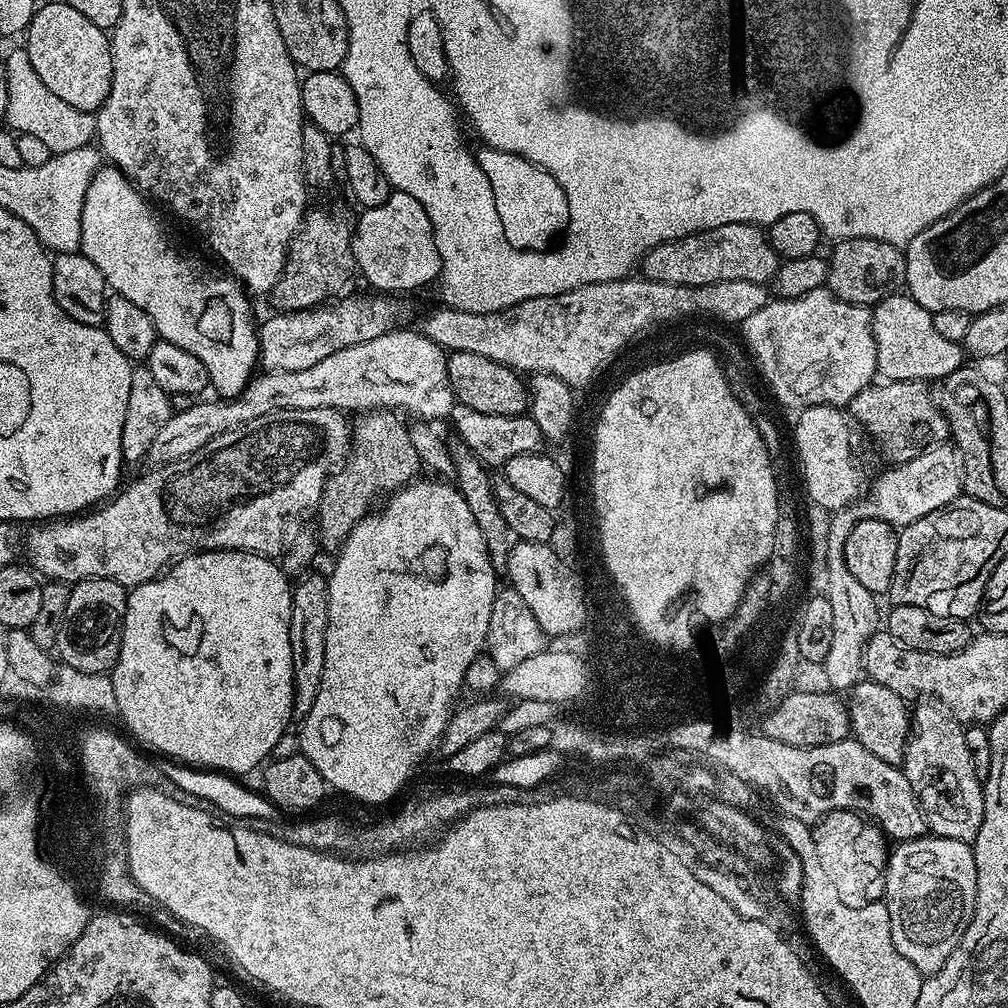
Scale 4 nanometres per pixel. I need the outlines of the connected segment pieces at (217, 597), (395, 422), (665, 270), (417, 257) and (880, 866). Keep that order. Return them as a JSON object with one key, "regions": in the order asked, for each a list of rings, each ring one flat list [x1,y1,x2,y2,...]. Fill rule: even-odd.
{"regions":[[[226,550,225,552,193,552,186,556,181,556,175,561,163,574,156,577,155,580,139,584,137,588,128,592,128,601,126,602,126,610,124,611,124,623,120,630,120,649,118,650,118,658,116,665,111,670,111,677,114,686,114,695,117,699,117,710,119,719,124,719,124,724,141,740,144,744,149,744,152,748,157,748,165,757,175,758,177,761,183,762,189,766,199,766,201,769,215,770,220,773,240,774,238,772,252,772,261,767,272,756,274,746,278,740,289,731,288,723,294,720,292,711,292,703,294,702,294,662,290,658,290,610,292,609,292,584,289,577,284,575,283,567,275,559,259,556,253,552,235,552,234,550]],[[373,408,364,410,351,421,352,442,350,445,350,455,347,461,333,471,328,477,324,493,320,499,320,506,314,513,314,520,320,523,320,532,318,531,318,540,321,545,324,544,332,550,339,549,344,543,344,539,358,526,362,517,369,515,373,511,376,499,387,497,396,491,397,488,404,487,405,484,412,483,421,475,422,465,414,445,410,442,408,433,409,425,400,421,401,417,395,411,386,408]],[[734,222,705,232,695,232,681,240,659,244,654,251,644,256,642,276,654,282,681,284,691,288,735,280,767,285,775,277,781,263,781,257,772,249,763,227]],[[393,191,392,195,386,198,386,202,382,202,382,206,374,206,373,208,365,208,359,213,360,221,357,219,354,224,352,234,352,249,354,250,354,258,356,259,356,267,359,275,365,276,370,283,373,284,375,291,380,294,401,294,400,292,412,292,415,288,424,288,428,283,439,281,440,267,442,266,442,258,438,254,438,246,434,242,434,230,430,226,430,218,426,218,426,210,422,210,422,202,418,202,418,198,410,198,410,194,405,192]],[[832,811,816,822,812,841,820,868,831,879,844,905,862,908,883,899,890,846,879,825,856,812]]]}

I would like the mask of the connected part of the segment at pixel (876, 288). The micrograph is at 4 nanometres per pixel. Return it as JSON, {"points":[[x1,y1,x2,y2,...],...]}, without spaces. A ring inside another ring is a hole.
{"points":[[874,238,841,240,835,245,828,262,828,291,833,292,842,302,875,306,888,296,897,295,905,287,906,262,903,251,890,242]]}

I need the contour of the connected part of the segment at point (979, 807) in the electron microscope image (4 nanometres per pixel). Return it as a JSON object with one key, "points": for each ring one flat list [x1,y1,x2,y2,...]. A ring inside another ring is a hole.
{"points":[[917,703,902,771,916,791,920,813,929,829,938,836,971,842,976,839,978,826,982,826,984,790,982,778,974,770,974,758,970,758,970,746,966,746,964,729,965,725,939,703]]}

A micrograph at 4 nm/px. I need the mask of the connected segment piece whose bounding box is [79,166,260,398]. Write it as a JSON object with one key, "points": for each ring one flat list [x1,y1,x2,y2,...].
{"points":[[101,166,86,190,82,212,82,234,79,251,84,253,98,270,102,270,105,284,115,295,130,298,134,306,142,306,156,327,156,335,174,346,182,346,194,354,208,371,208,383,217,397,239,396,251,383,260,359,260,334,257,321,252,321,252,304,249,293,235,275,215,272,192,256,183,256,168,241,158,217,152,213,153,205,143,192,115,166]]}

